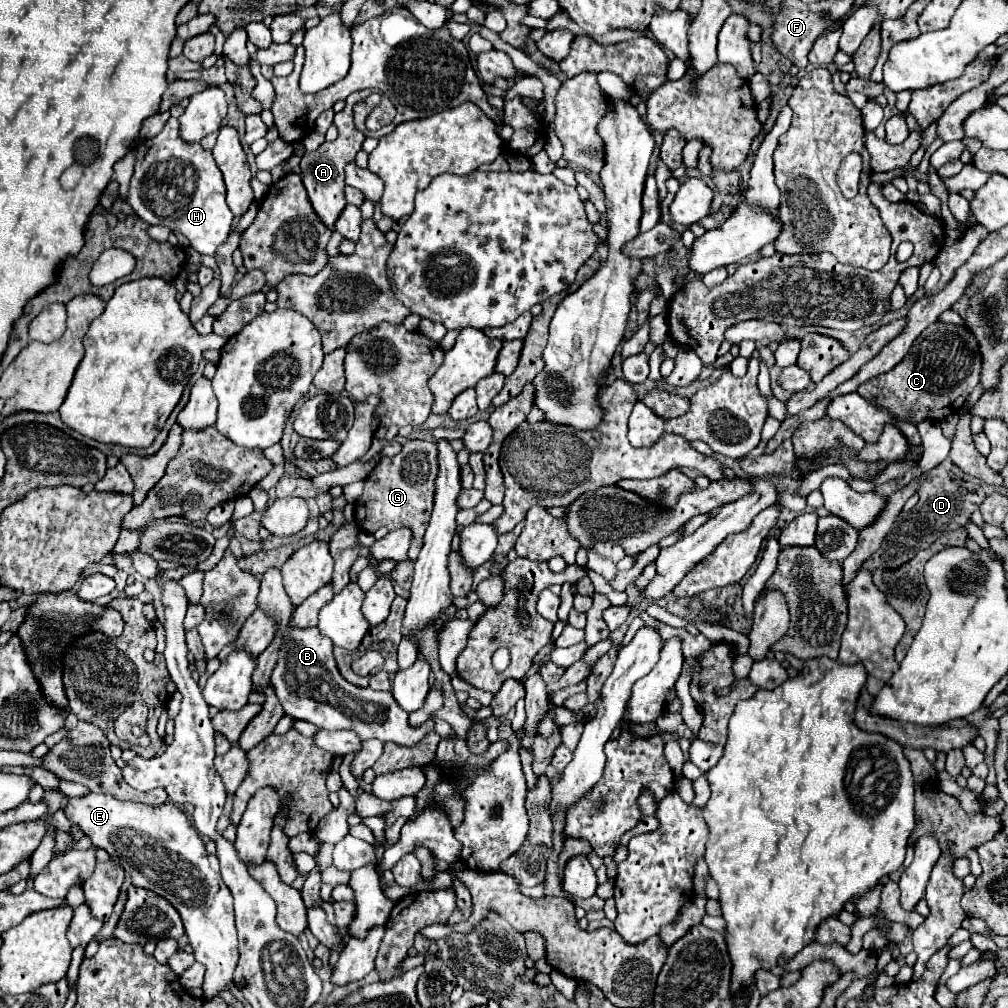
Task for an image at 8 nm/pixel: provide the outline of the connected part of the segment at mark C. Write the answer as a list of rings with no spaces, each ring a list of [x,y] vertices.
[[[930,324],[912,344],[908,354],[890,372],[868,380],[858,394],[878,406],[886,406],[896,418],[918,424],[922,420],[944,420],[958,412],[978,384],[982,360],[978,358],[978,342],[966,328],[956,324]]]

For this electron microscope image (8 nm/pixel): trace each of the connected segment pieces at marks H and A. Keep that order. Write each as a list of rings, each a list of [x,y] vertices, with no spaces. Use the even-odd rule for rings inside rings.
[[[174,117],[169,118],[156,138],[144,140],[136,148],[128,204],[146,224],[160,224],[184,234],[200,254],[214,254],[232,230],[234,216],[226,204],[226,186],[222,184],[222,172],[218,172],[212,152],[204,150],[198,142],[184,142],[178,136],[178,120]]]
[[[350,96],[346,100],[346,108],[342,112],[336,114],[334,124],[338,126],[338,138],[334,142],[324,142],[318,150],[314,152],[304,152],[302,160],[300,160],[300,170],[302,170],[302,184],[308,192],[308,200],[314,208],[314,212],[318,214],[318,218],[322,220],[322,224],[330,230],[334,230],[334,224],[338,220],[338,216],[342,214],[344,206],[346,206],[346,198],[344,198],[344,166],[348,162],[354,160],[356,152],[362,148],[362,142],[366,140],[366,136],[362,132],[356,130],[354,126],[354,118],[352,118],[352,106],[354,102],[358,102],[360,96]]]

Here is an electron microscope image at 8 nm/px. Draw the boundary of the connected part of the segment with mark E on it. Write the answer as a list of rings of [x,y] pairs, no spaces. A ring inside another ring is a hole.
[[[106,794],[68,798],[64,814],[72,826],[78,826],[82,834],[90,838],[92,846],[106,850],[112,860],[118,860],[134,886],[156,892],[178,910],[188,942],[194,948],[194,958],[206,966],[202,984],[204,998],[212,1000],[220,992],[230,990],[238,962],[232,896],[222,882],[218,858],[206,852],[204,842],[192,828],[186,814],[172,802],[146,806],[138,802],[120,802]]]

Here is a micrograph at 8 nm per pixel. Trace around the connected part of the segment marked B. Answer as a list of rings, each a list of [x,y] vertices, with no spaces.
[[[272,568],[264,574],[262,584],[260,584],[260,594],[258,594],[258,608],[264,610],[268,616],[272,616],[276,620],[276,636],[282,636],[284,642],[278,650],[278,660],[276,666],[270,674],[270,684],[284,708],[286,714],[290,714],[296,720],[306,720],[310,724],[314,724],[316,728],[324,728],[324,730],[352,730],[356,732],[362,740],[370,740],[370,738],[378,738],[382,742],[394,742],[398,746],[416,746],[426,734],[430,734],[434,730],[434,720],[426,720],[422,726],[412,728],[408,724],[408,714],[402,712],[402,708],[398,708],[398,704],[394,704],[394,698],[390,696],[390,692],[376,692],[372,688],[358,688],[350,682],[346,682],[336,664],[334,664],[334,656],[332,656],[332,640],[322,636],[318,632],[318,628],[294,628],[290,626],[292,620],[292,612],[294,612],[294,604],[290,602],[290,598],[286,596],[284,588],[282,588],[282,576],[280,570]]]

